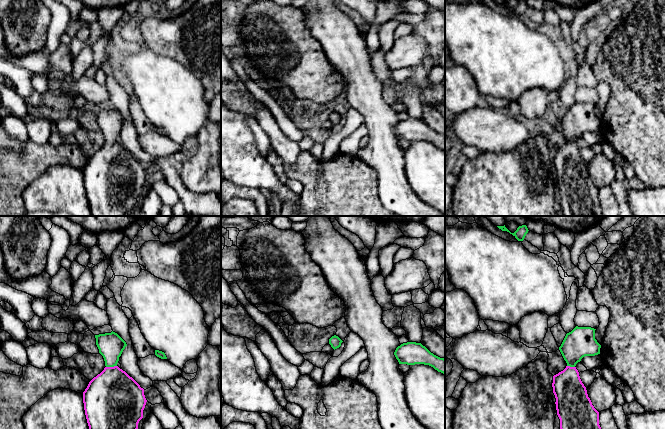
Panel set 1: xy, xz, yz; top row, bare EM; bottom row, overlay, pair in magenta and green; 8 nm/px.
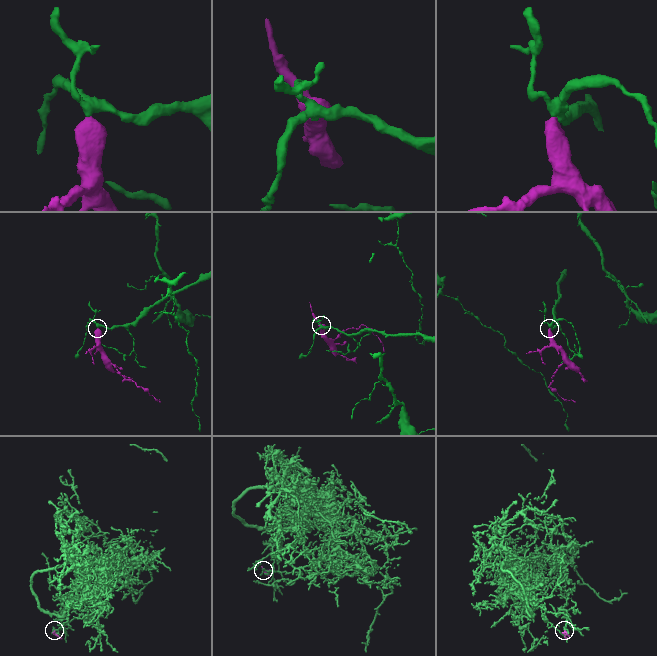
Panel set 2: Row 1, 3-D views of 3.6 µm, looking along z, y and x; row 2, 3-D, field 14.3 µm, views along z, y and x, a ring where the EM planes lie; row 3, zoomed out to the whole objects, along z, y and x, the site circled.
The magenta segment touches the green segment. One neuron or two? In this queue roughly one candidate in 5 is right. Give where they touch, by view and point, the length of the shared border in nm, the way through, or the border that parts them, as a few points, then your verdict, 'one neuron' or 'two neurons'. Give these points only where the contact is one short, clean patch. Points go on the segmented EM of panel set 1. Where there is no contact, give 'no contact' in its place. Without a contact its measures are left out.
meets magenta in xy at (111, 367); contact 90 nm long; one neuron

